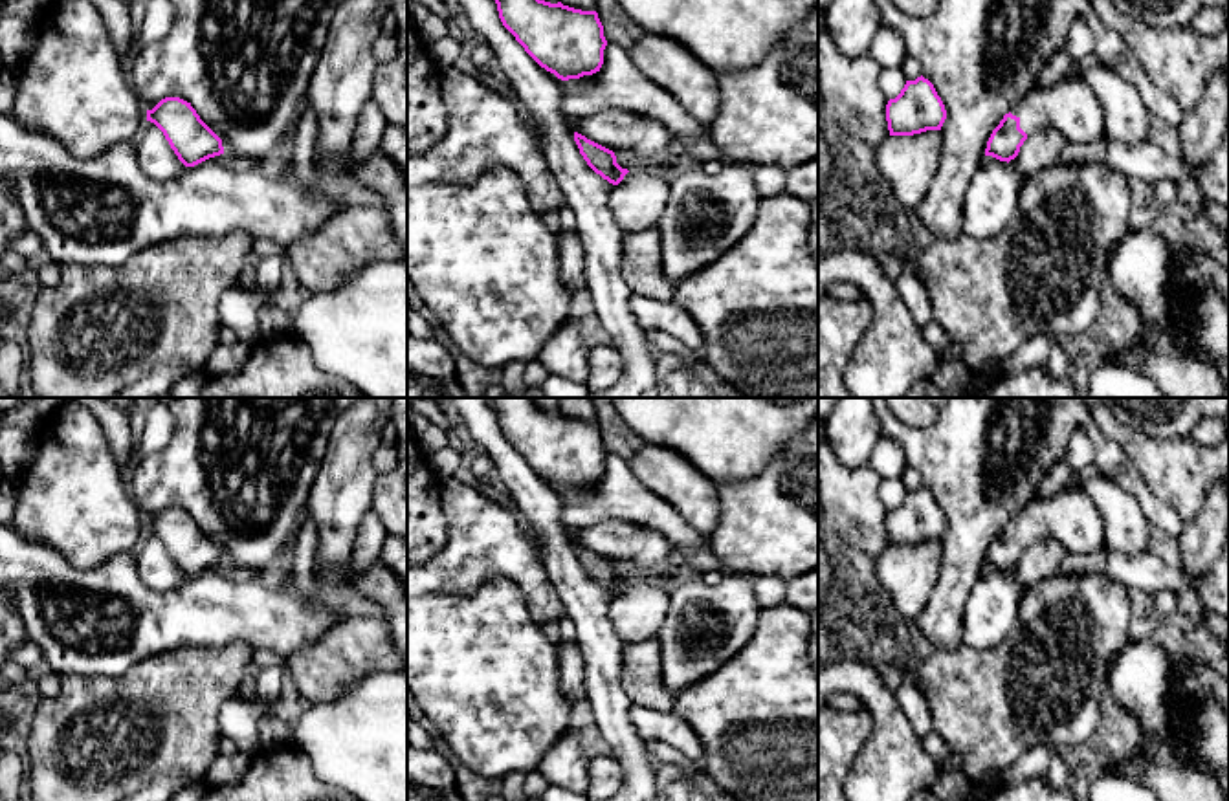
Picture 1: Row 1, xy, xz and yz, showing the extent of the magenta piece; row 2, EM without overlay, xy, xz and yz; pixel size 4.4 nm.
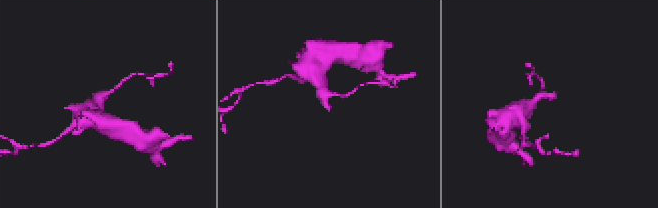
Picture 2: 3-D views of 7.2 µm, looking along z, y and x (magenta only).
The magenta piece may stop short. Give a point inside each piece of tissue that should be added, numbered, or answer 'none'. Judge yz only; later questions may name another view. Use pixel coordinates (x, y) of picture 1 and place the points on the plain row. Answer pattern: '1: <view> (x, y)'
1: yz (1070, 515)

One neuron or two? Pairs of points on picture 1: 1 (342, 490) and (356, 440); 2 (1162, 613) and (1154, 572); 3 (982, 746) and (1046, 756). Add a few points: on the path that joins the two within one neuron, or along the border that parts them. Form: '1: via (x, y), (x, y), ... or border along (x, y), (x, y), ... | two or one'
1: via (345, 477), (349, 453) | one
2: border along (1174, 592), (1162, 591), (1154, 594) | two
3: border along (1057, 752), (1033, 745), (1002, 770) | two

